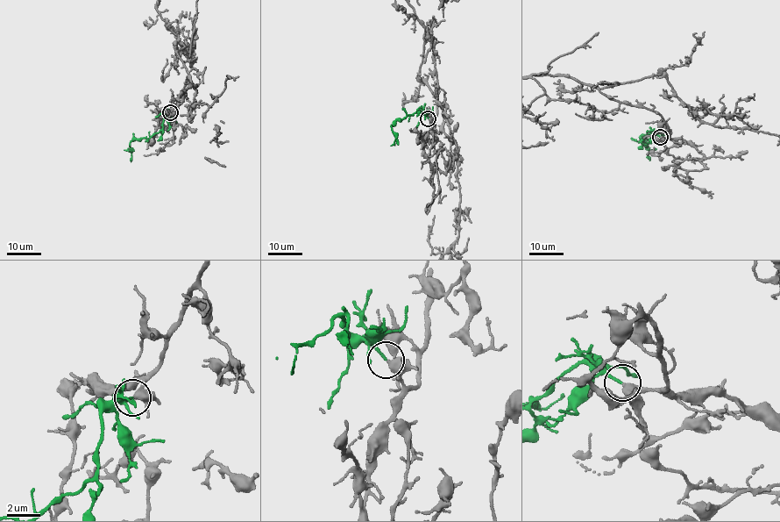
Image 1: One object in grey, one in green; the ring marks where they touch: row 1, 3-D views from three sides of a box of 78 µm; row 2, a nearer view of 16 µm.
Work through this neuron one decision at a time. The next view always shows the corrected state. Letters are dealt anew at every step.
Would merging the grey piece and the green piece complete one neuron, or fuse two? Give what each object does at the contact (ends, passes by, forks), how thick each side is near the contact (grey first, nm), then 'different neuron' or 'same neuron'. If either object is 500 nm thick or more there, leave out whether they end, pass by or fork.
grey ends; green ends; calibres 460 and 150 nm; same neuron

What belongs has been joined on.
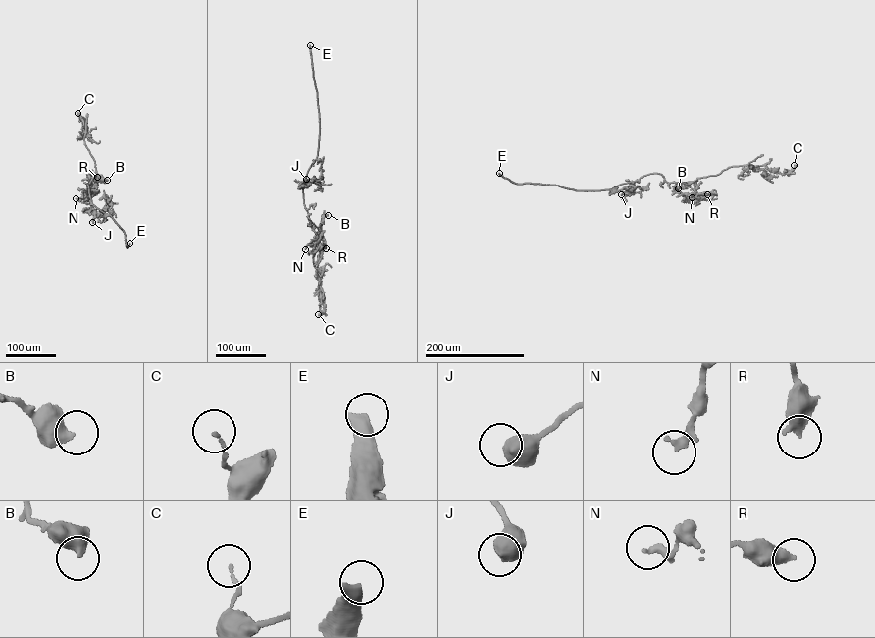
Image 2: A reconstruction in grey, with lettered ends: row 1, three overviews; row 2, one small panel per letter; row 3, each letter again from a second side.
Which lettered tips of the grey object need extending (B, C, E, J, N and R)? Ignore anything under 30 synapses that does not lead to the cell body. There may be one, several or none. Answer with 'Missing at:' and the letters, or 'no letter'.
Missing at: E

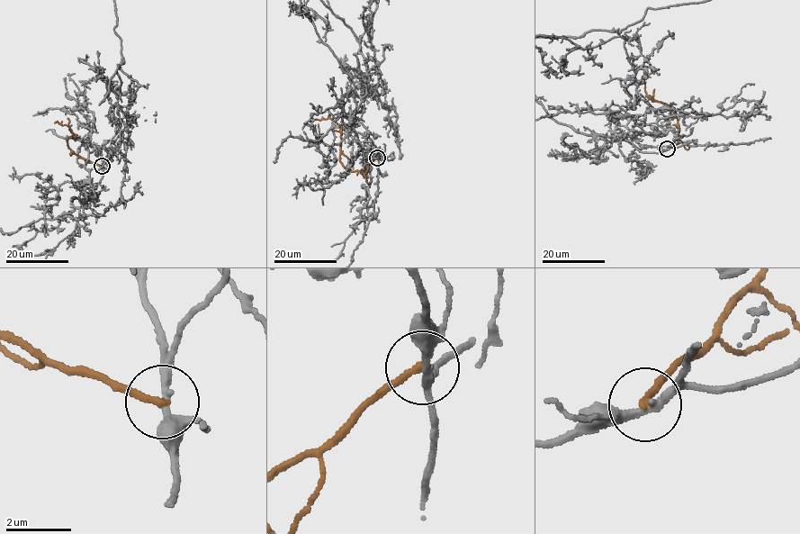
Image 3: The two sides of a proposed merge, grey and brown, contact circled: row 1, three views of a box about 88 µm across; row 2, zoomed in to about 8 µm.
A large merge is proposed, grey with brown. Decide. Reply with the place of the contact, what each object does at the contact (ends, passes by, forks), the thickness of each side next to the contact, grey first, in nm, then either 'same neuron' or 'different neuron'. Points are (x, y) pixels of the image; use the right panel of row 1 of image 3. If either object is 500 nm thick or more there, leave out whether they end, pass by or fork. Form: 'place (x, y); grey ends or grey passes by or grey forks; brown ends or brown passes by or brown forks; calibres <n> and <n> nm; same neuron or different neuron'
place (667, 149); grey passes by; brown ends; calibres 260 and 240 nm; different neuron

